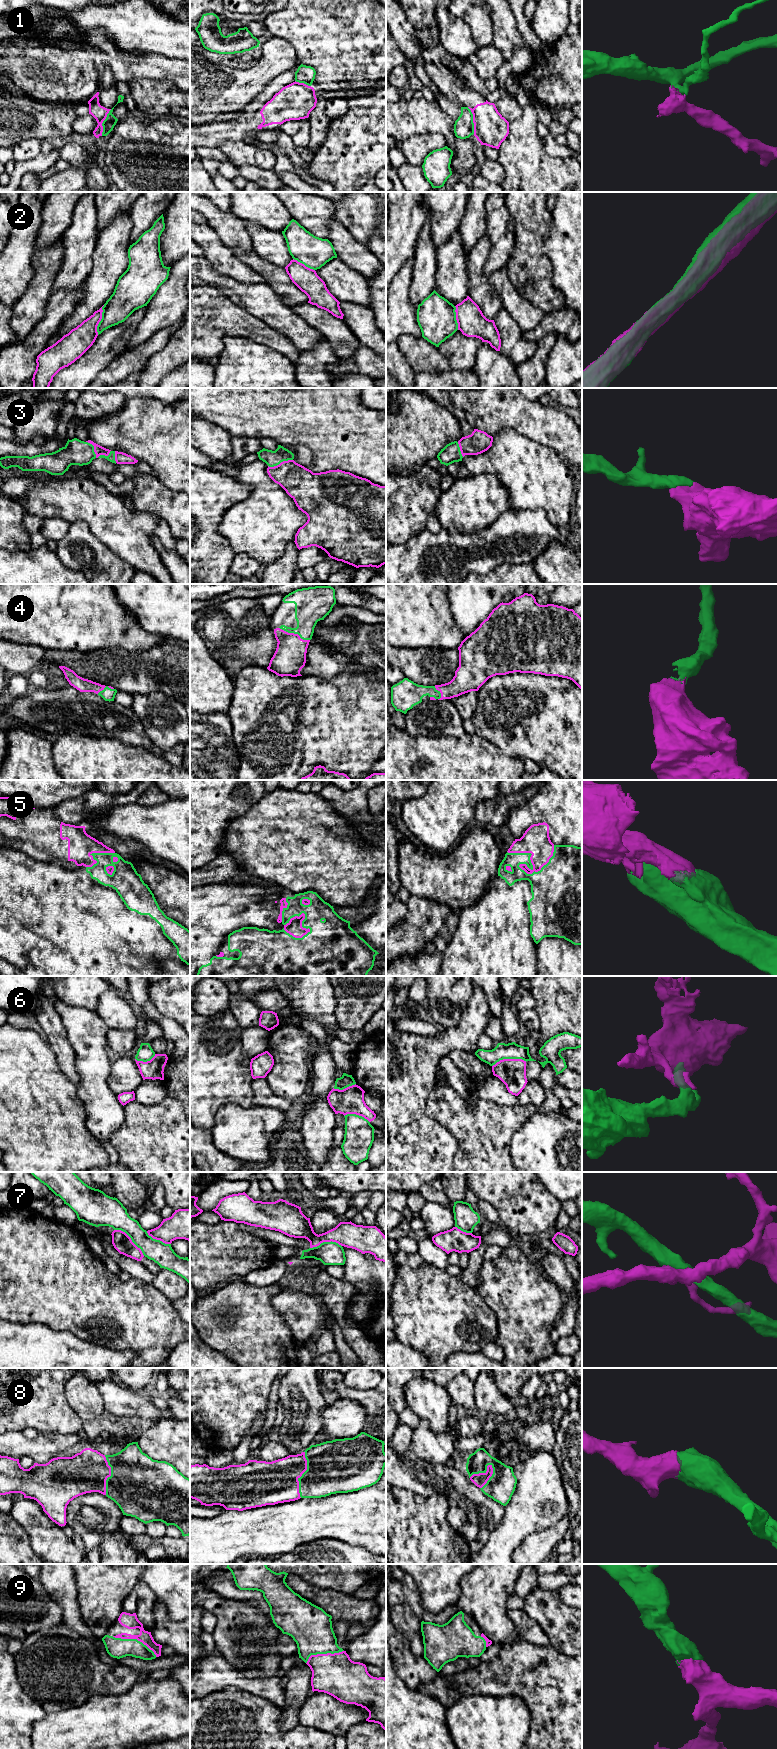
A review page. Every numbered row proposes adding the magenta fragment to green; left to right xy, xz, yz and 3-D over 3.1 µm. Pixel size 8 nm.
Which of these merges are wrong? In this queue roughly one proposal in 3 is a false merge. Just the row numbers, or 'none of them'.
1, 2, 6, 7

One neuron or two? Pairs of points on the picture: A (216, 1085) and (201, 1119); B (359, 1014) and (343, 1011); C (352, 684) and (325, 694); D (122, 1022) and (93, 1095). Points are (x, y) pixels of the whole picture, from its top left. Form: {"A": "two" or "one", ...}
{"A": "one", "B": "one", "C": "one", "D": "two"}

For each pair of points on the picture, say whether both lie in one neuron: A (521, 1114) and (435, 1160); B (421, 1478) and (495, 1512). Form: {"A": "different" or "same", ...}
{"A": "different", "B": "same"}

